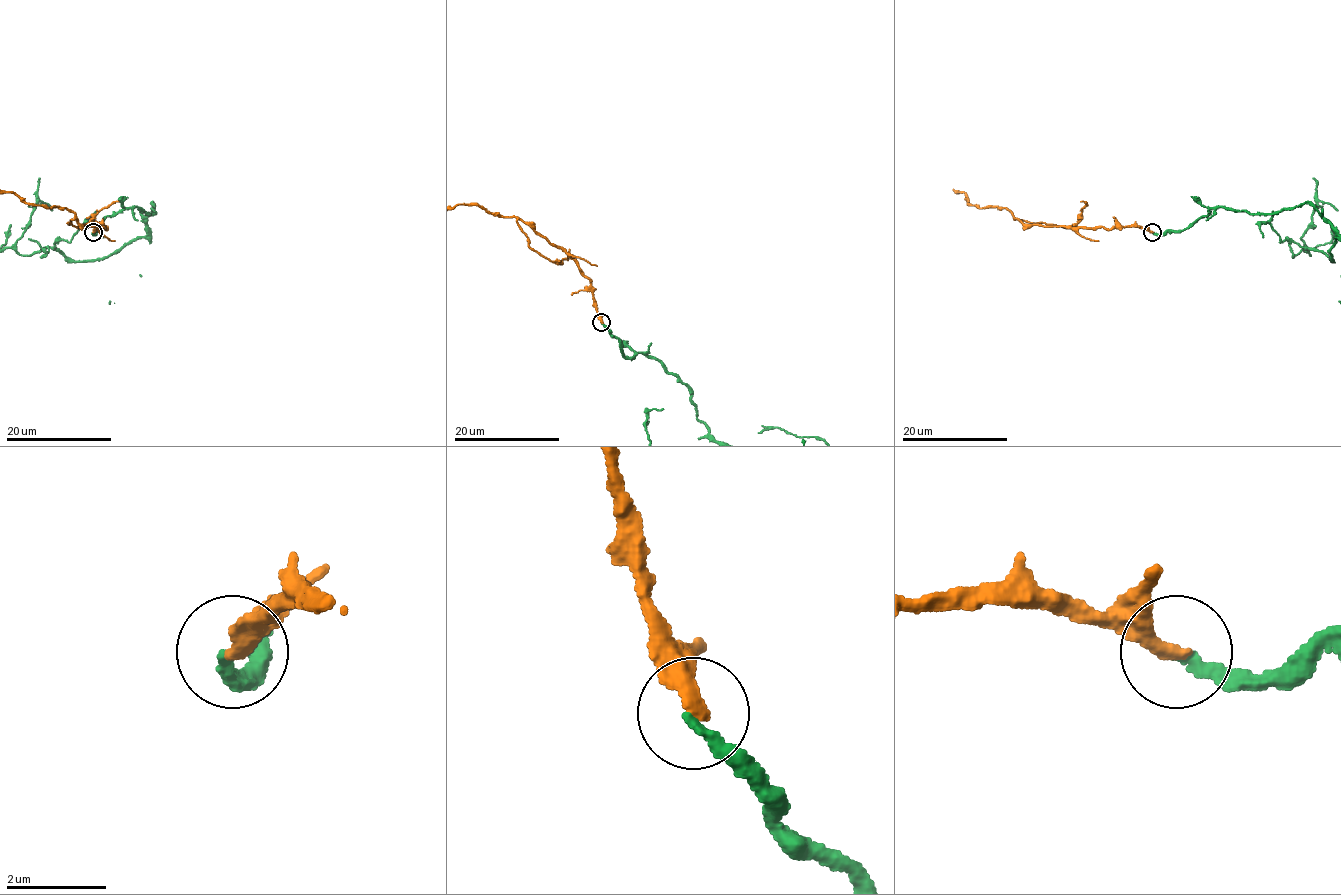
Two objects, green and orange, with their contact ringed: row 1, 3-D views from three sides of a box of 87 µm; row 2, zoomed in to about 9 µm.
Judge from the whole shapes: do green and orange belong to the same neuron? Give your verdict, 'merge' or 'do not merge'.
merge

